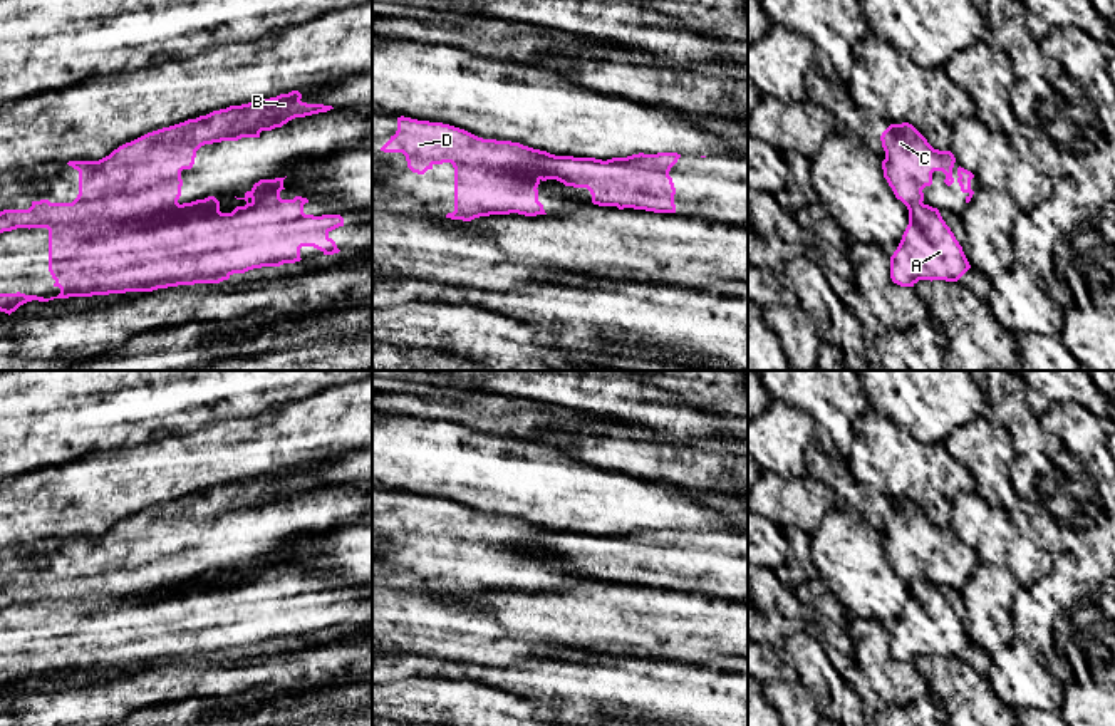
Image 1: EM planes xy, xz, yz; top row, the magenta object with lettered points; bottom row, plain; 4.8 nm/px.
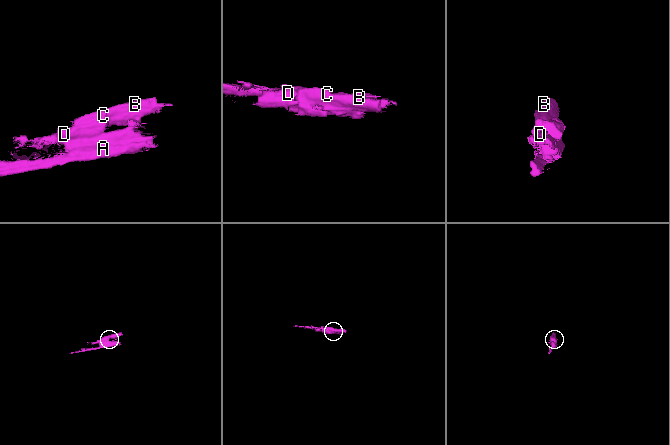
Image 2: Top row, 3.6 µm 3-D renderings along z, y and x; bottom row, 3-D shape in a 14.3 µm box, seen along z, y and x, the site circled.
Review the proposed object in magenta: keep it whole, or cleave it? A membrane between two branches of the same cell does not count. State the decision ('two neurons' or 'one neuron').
two neurons

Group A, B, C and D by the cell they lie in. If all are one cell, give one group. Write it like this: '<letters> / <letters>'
A / B C D

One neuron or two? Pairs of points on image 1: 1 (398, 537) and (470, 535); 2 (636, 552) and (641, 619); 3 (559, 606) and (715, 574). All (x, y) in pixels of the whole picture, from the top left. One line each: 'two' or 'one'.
1: one
2: two
3: two

